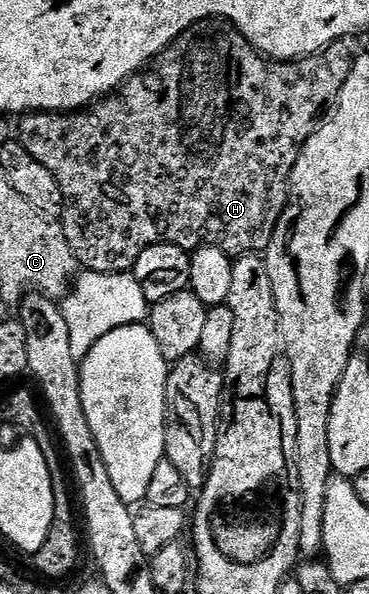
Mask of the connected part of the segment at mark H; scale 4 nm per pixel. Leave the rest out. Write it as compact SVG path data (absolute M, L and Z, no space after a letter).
M215 18L202 20L194 24L180 38L176 38L153 62L131 76L117 92L99 99L89 110L77 112L31 112L23 115L16 124L16 139L25 146L28 154L40 162L47 170L56 174L60 190L64 190L66 209L62 212L60 223L66 232L68 242L74 251L74 257L83 269L91 272L125 272L133 269L136 258L148 250L148 246L157 244L175 244L185 252L193 253L200 248L219 248L225 256L237 258L251 254L265 253L272 242L272 234L286 209L286 199L290 197L290 175L296 166L300 150L312 138L324 113L333 109L338 95L348 82L352 63L352 52L345 43L329 44L321 52L305 56L299 60L272 60L257 52L248 38L228 20Z

